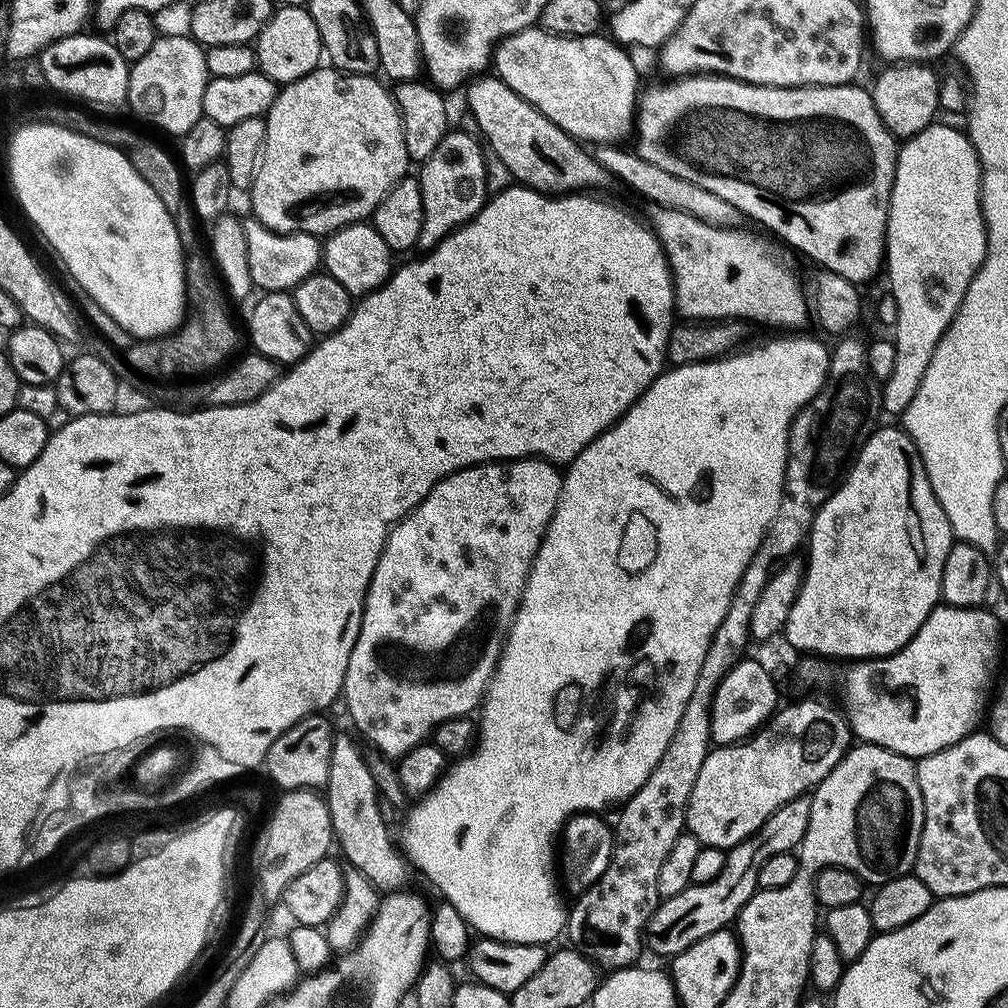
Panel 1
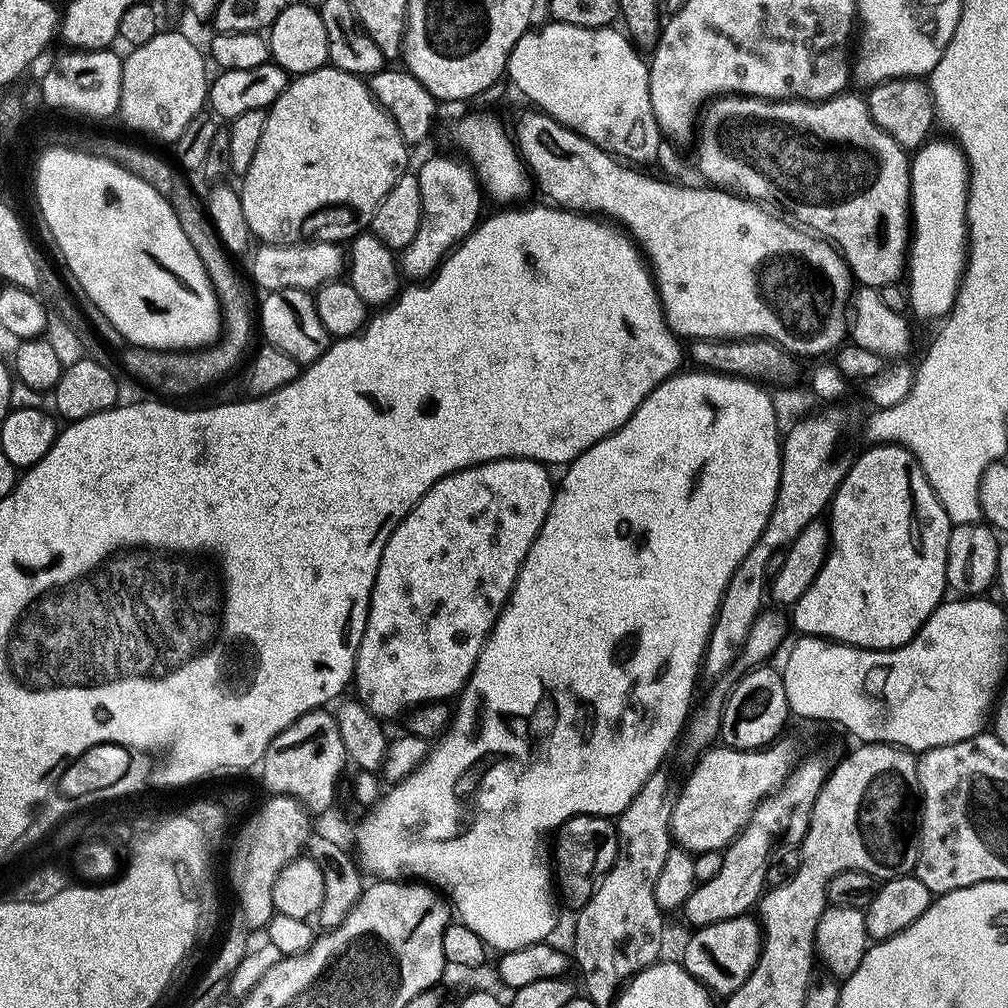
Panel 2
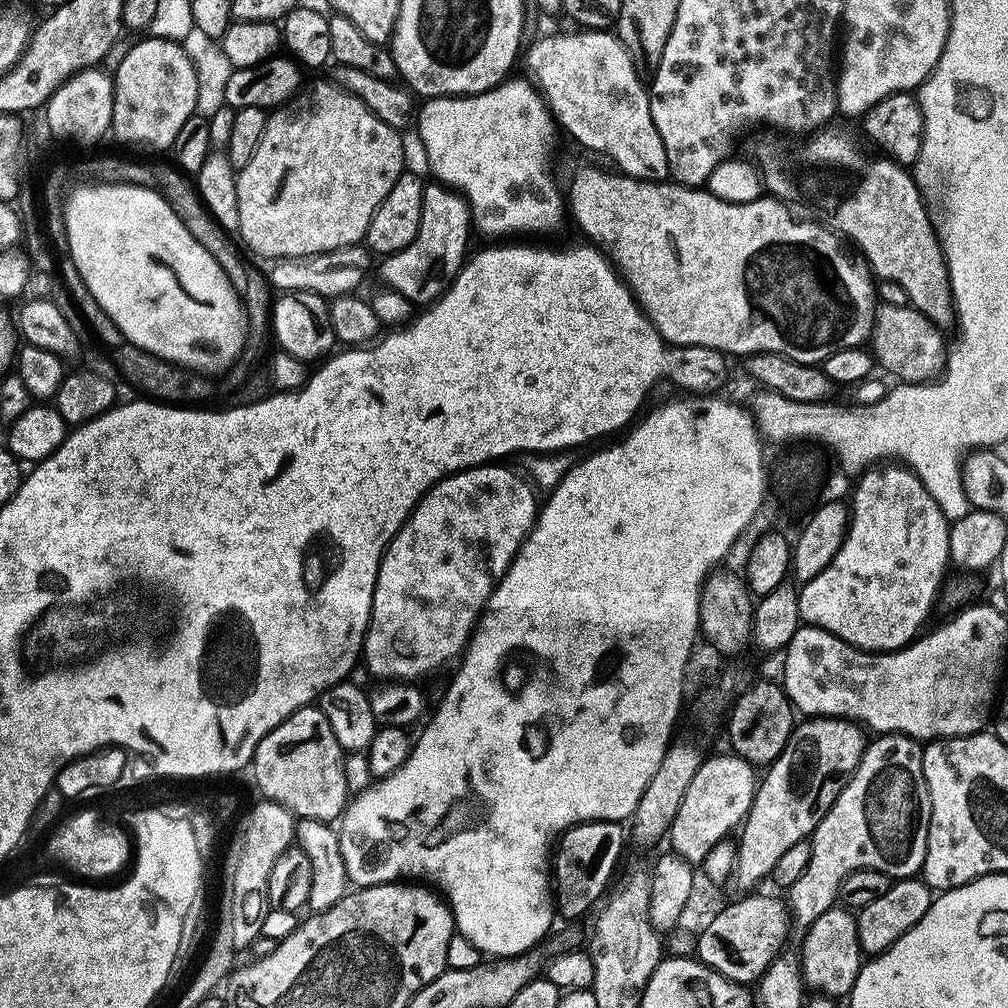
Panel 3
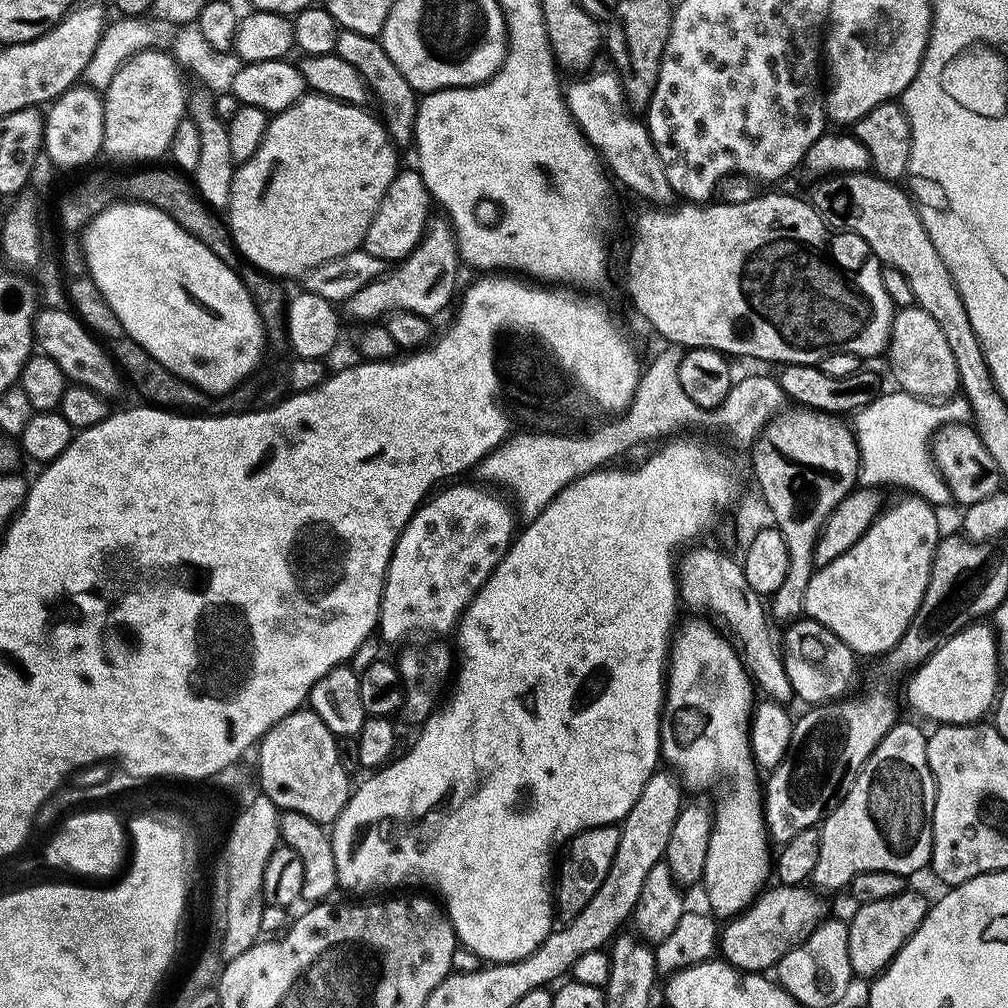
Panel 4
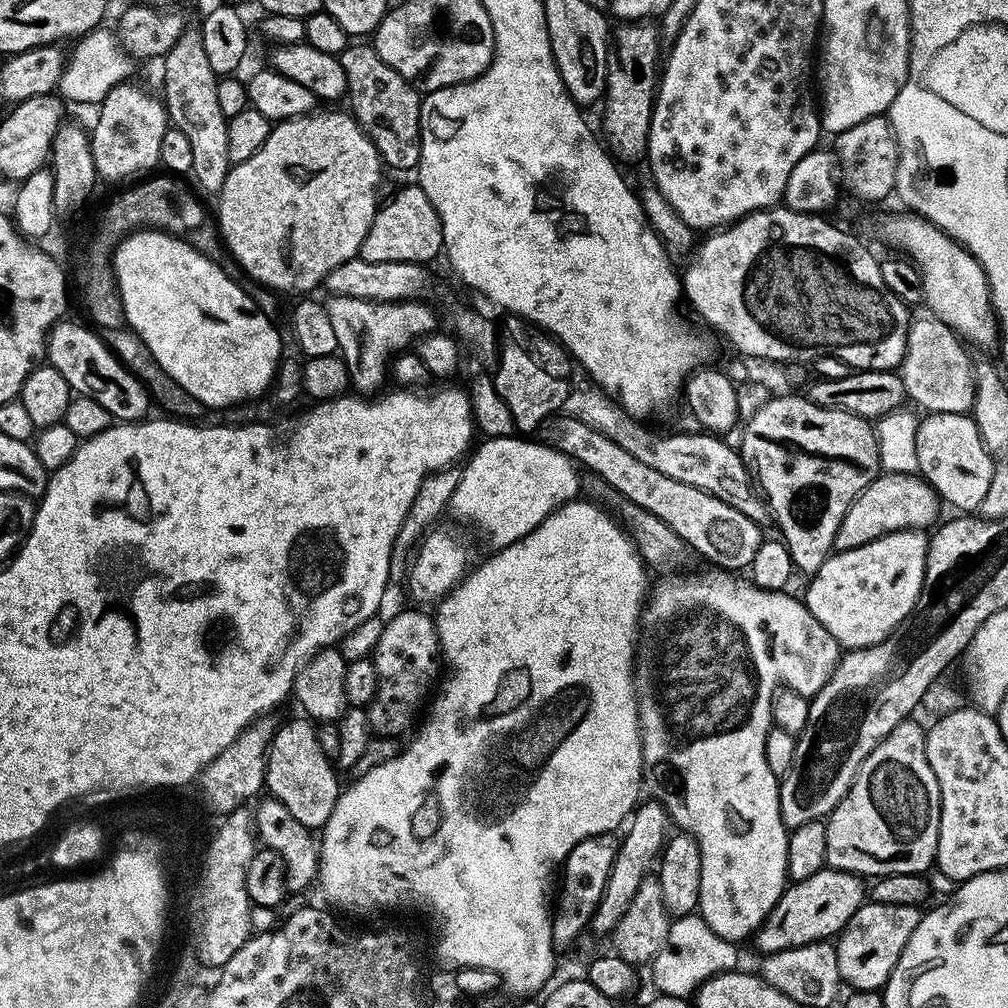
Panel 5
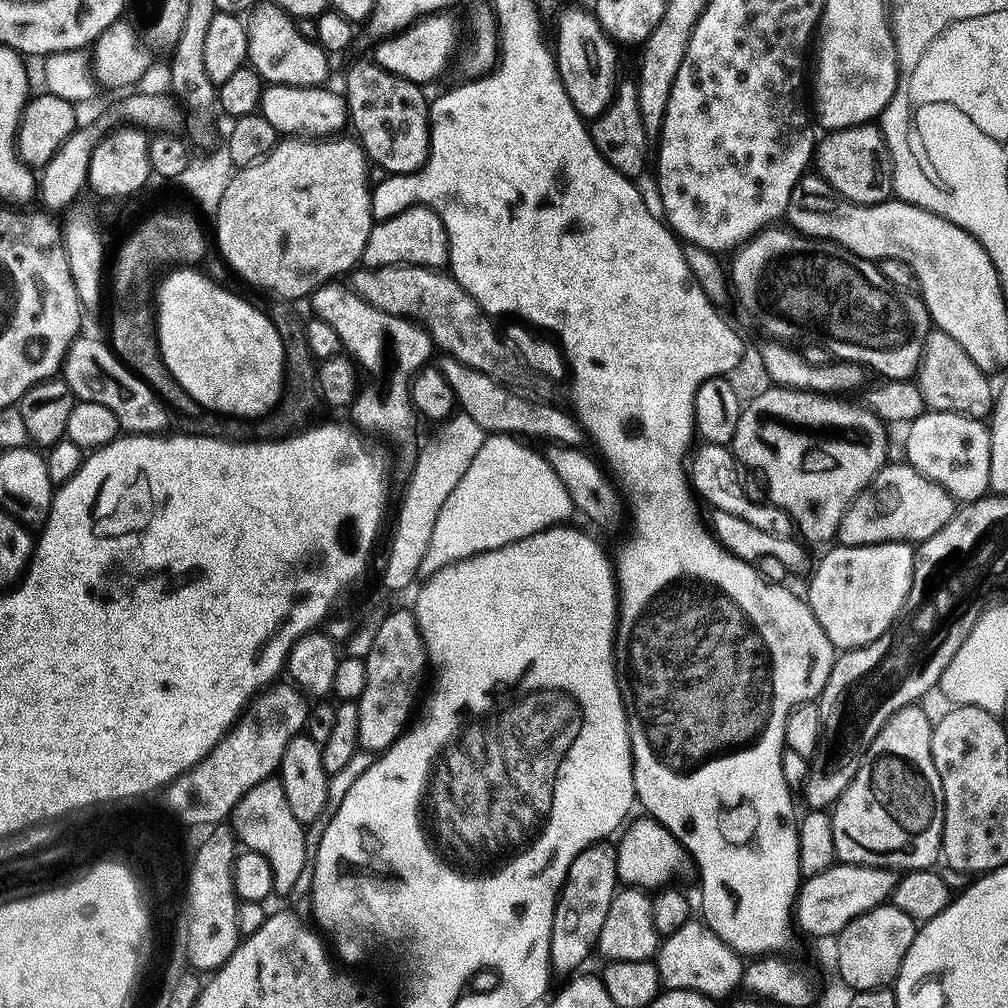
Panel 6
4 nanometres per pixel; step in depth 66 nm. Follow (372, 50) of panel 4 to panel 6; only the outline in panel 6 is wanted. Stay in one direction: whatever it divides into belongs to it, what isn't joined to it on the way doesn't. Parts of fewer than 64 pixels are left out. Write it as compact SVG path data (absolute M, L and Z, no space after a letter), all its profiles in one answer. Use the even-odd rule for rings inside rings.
M375 59L360 60L348 72L348 114L350 128L355 139L364 147L369 161L376 164L388 176L413 176L428 162L428 155L432 149L432 126L430 123L430 100L424 97L425 89L419 84L410 82L406 78L398 78L382 66L376 64Z

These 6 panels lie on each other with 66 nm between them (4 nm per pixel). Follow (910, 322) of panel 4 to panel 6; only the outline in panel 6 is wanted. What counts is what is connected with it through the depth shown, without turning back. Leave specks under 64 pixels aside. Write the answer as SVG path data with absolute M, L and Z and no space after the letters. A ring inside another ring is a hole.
M936 330L928 337L924 346L924 359L920 361L918 383L924 403L933 412L957 412L963 416L973 416L976 420L991 417L994 412L994 388L989 373L978 370L970 362L970 354L954 342L945 332Z

